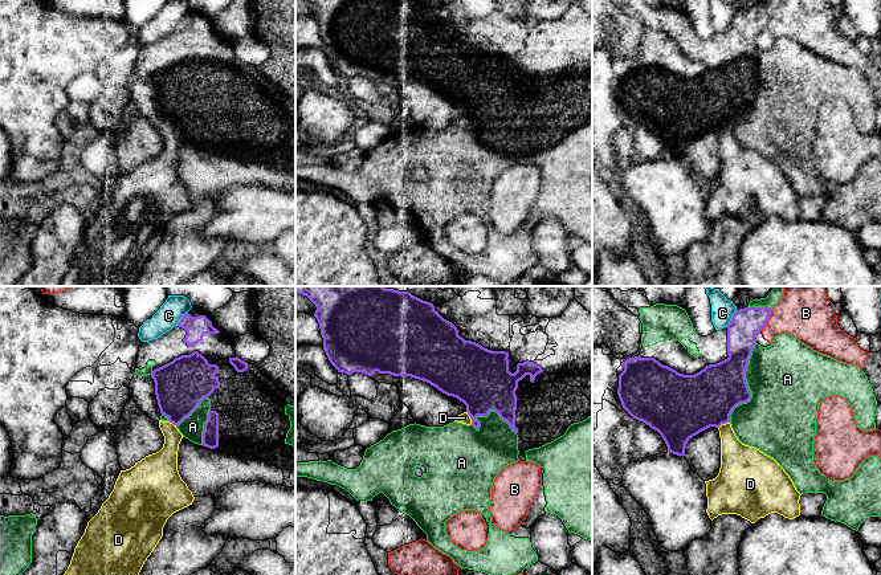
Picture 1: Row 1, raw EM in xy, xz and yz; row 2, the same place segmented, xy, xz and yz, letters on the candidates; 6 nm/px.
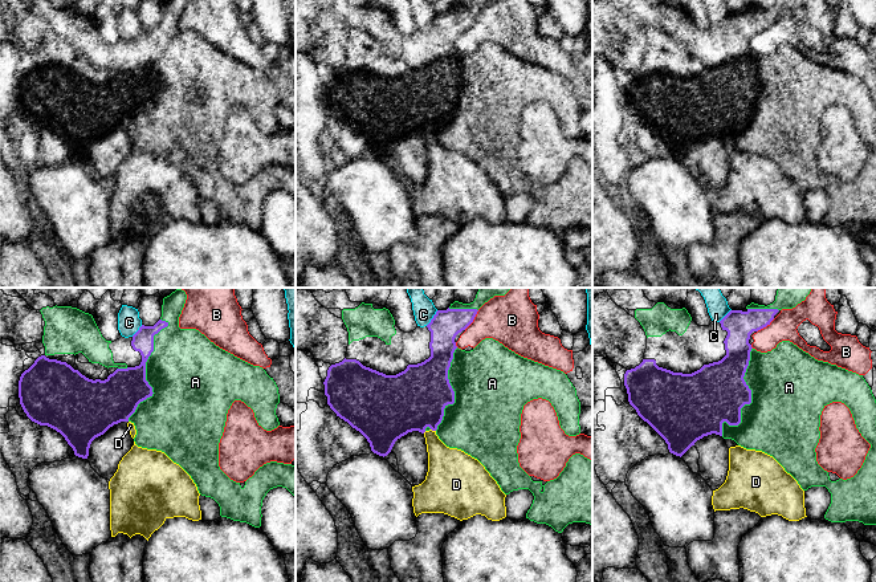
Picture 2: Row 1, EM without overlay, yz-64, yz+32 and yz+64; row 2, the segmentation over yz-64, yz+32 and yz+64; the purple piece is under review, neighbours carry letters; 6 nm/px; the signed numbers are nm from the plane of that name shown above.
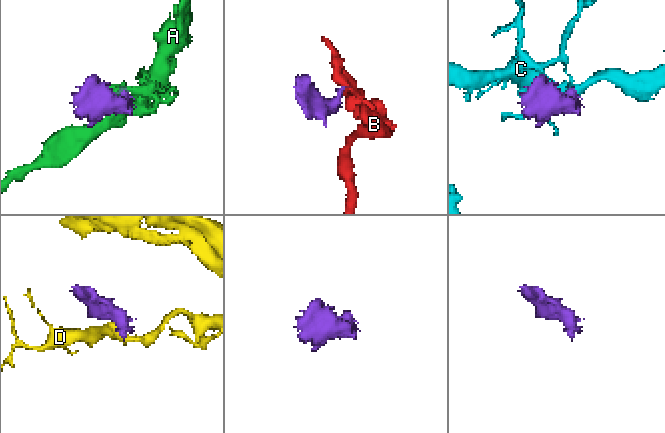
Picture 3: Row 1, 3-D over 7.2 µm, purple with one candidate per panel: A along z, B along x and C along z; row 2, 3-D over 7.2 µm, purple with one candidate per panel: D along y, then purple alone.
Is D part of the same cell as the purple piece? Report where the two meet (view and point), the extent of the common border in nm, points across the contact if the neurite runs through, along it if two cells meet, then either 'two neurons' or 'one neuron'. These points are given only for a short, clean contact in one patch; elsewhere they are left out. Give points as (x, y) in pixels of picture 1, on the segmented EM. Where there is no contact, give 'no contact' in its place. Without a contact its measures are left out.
contact xz (470, 418); length 90 nm; border xz (466, 411), (472, 423); two neurons

